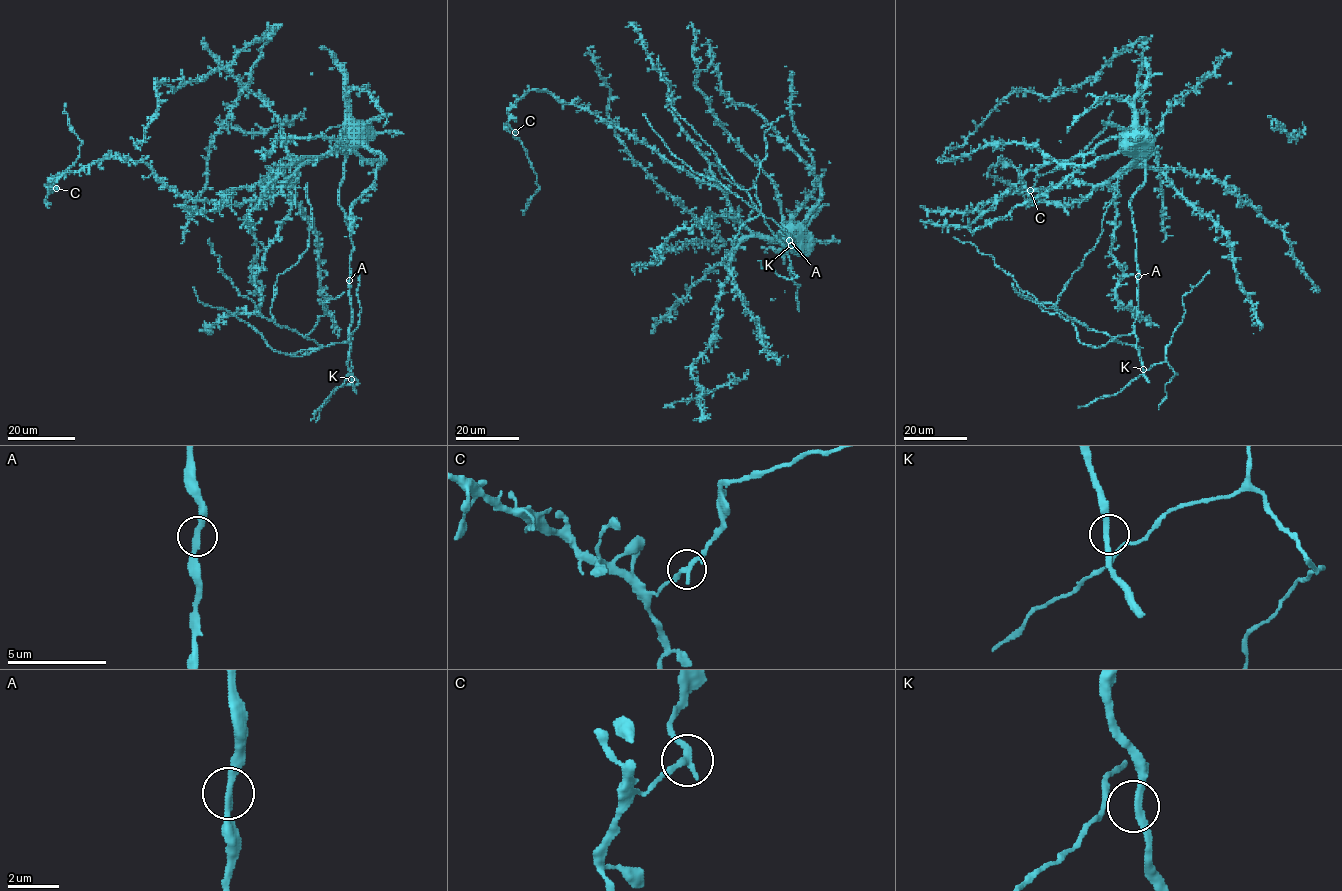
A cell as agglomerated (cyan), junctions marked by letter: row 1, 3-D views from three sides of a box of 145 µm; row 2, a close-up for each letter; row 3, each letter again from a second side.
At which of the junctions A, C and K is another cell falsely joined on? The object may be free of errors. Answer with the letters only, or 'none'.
C

